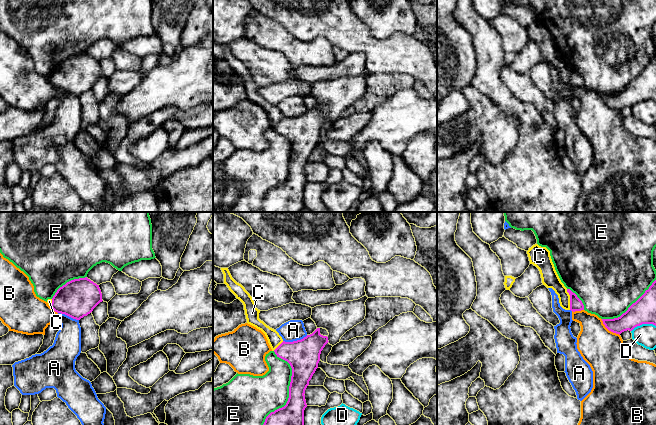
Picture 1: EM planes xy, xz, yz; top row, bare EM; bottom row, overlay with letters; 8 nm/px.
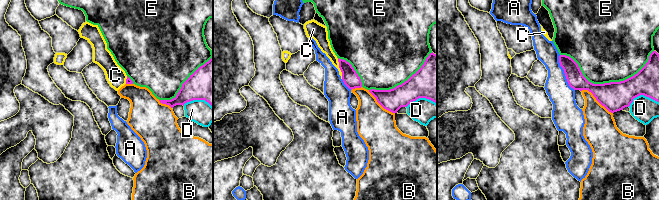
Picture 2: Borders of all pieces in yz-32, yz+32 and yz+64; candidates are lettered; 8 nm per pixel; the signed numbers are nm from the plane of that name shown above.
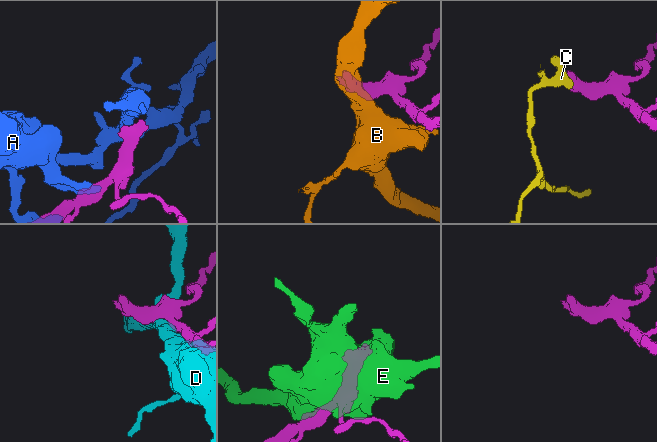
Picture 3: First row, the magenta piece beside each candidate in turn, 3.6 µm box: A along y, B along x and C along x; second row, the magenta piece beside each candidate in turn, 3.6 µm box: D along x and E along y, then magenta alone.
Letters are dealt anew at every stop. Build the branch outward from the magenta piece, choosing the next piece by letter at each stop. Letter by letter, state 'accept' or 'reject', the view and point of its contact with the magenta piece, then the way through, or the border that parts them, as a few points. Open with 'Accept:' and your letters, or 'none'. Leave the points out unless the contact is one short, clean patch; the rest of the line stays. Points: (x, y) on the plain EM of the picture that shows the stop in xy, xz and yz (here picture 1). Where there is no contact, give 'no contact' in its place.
Accept: none
A: reject | xz (295, 117)
B: reject | yz (609, 106) | along yz (601, 95), (602, 99), (609, 106), (619, 111)
C: reject | yz (570, 75) | along yz (566, 65), (569, 71), (570, 85)
D: reject | yz (643, 99)
E: reject | xz (289, 171)

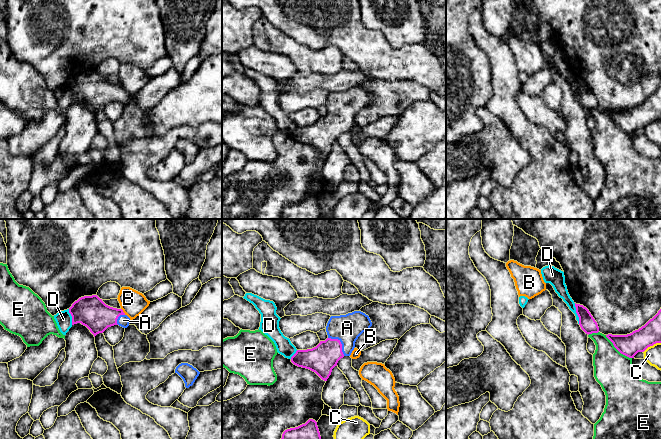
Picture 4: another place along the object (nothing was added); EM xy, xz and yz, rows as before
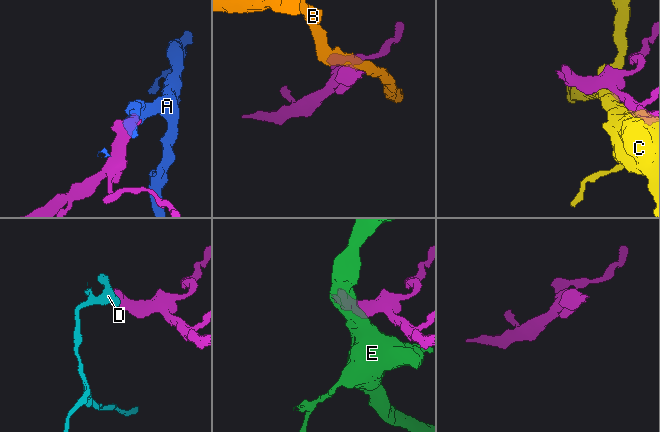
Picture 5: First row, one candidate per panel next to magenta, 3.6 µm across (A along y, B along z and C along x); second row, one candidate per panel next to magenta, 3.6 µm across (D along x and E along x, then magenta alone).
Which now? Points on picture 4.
Accept: A
A: accept | xz (340, 119) | across xz (321, 135), (340, 119), (342, 109), (347, 104)
B: reject | xy (122, 87) | along xy (121, 84), (125, 90)
C: reject | yz (651, 121)
D: reject | yz (576, 88) | along yz (574, 79), (579, 99)
E: reject | yz (617, 125) | along yz (605, 111), (621, 129), (631, 134)

